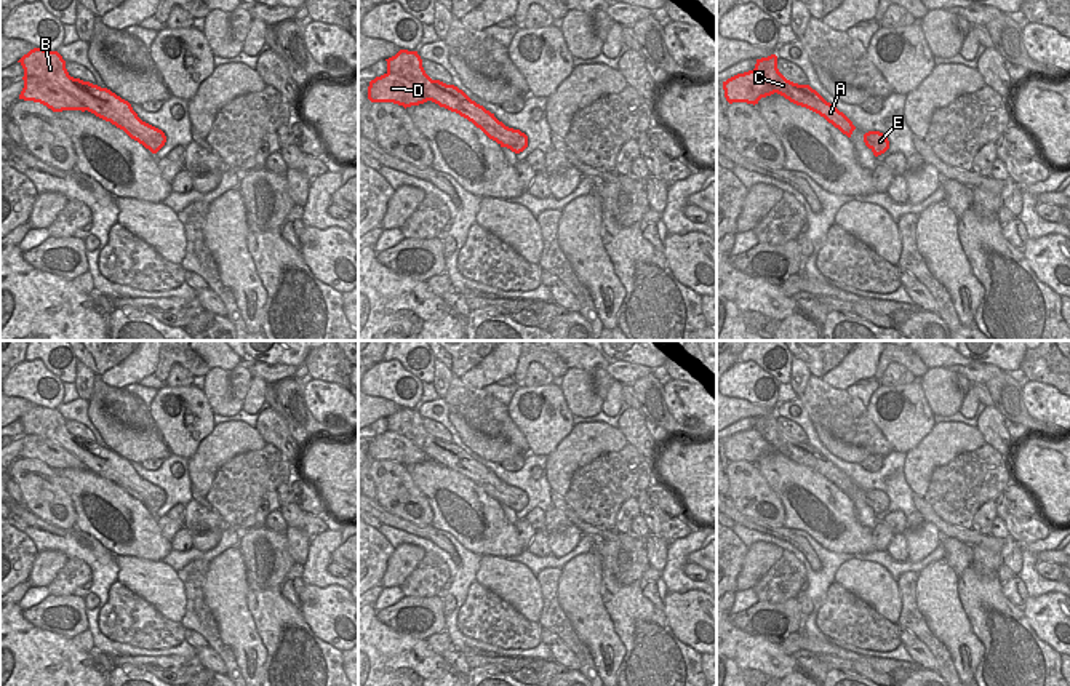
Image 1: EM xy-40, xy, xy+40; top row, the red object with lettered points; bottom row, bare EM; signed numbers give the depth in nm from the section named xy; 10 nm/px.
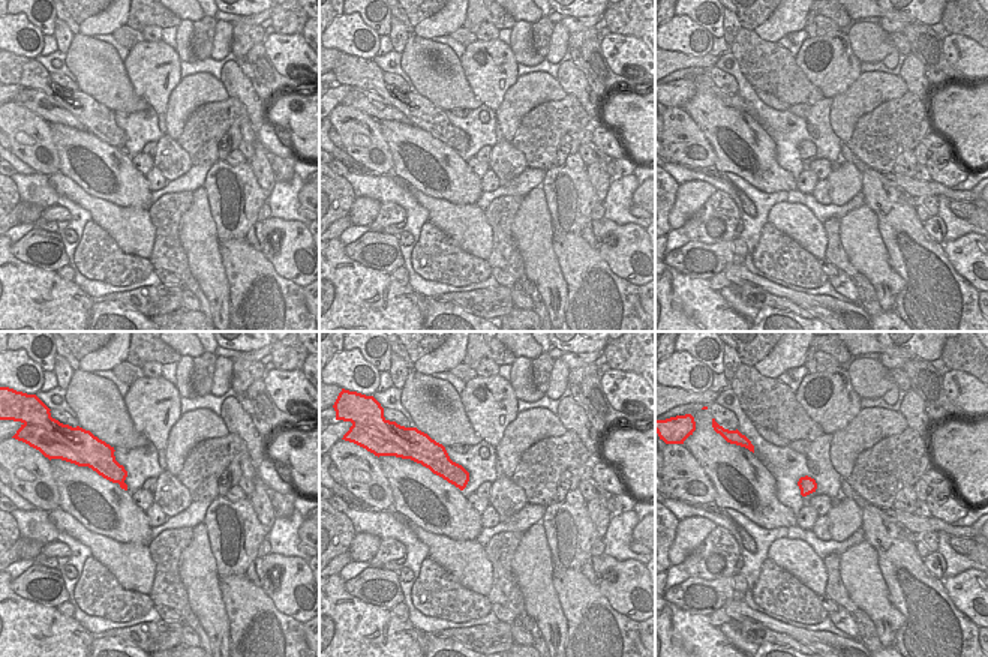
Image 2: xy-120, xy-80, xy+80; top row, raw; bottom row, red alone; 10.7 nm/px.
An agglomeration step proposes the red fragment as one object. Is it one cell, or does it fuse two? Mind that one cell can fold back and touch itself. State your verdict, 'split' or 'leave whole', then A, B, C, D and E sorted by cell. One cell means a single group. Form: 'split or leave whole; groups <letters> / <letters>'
split; groups A B C E / D

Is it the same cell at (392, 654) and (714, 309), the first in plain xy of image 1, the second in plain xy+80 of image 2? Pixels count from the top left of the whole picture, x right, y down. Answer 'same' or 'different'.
same

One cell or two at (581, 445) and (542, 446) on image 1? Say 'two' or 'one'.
two

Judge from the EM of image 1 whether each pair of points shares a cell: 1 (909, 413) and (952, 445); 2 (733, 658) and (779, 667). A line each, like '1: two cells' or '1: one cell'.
1: two cells
2: one cell

